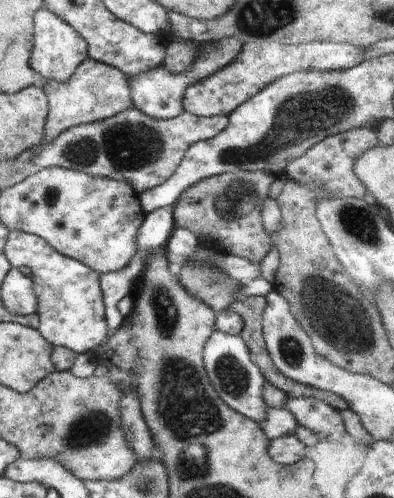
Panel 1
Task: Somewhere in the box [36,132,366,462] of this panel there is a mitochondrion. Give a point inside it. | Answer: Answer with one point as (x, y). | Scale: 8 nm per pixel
(94, 427)

